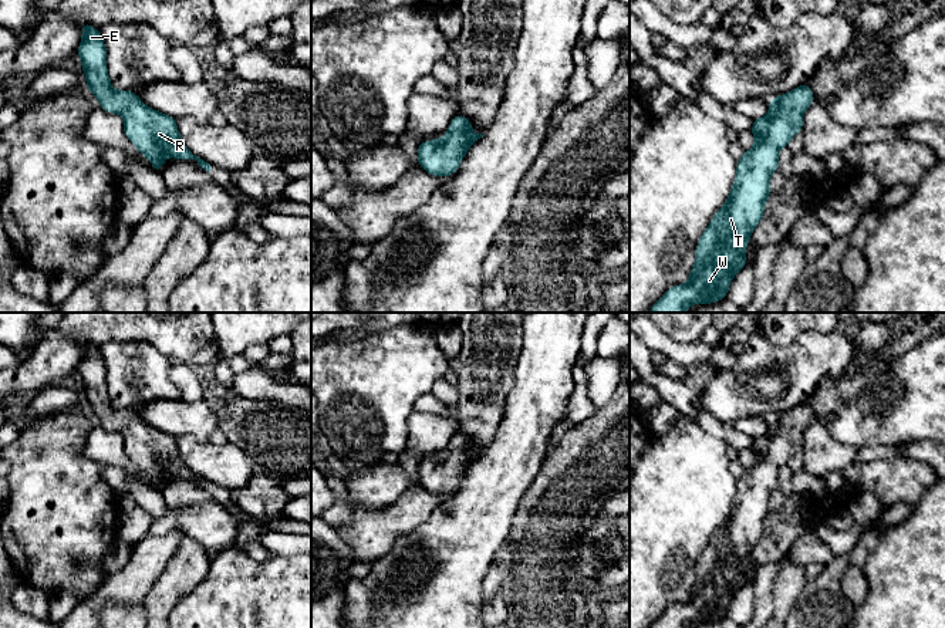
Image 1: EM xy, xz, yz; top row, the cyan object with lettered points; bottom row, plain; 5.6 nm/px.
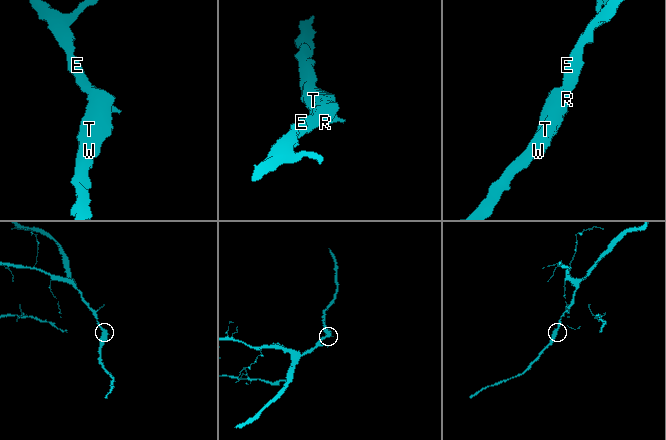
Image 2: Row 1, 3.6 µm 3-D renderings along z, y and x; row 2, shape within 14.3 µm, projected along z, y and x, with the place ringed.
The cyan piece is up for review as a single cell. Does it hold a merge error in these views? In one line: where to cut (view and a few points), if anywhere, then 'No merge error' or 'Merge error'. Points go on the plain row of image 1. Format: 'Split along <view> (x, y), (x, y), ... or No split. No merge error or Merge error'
No split. No merge error

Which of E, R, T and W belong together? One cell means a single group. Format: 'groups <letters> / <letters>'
groups E R T W

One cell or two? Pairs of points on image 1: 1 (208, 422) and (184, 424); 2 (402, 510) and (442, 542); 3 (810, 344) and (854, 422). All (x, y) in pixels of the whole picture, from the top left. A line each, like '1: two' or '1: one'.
1: one
2: two
3: two

